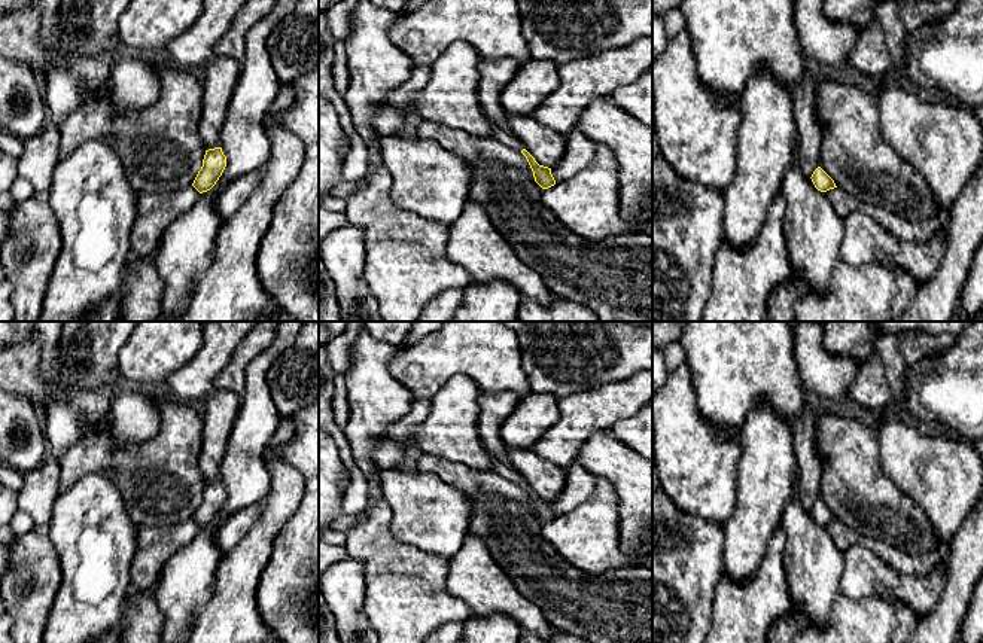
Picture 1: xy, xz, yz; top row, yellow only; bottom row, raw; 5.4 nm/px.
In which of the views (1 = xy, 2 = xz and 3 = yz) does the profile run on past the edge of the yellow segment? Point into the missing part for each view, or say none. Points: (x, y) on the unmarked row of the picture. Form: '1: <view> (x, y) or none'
1: none
2: xz (508, 472)
3: none

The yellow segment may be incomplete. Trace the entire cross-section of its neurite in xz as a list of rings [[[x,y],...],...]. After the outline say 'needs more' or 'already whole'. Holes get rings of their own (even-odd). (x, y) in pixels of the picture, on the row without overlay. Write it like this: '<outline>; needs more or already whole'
[[[494,460],[493,461],[493,470],[497,475],[500,475],[500,476],[503,476],[503,478],[506,478],[506,479],[509,479],[509,481],[512,481],[512,482],[515,482],[518,485],[521,485],[526,490],[526,493],[527,493],[532,505],[533,505],[535,515],[542,522],[548,522],[548,521],[556,518],[556,514],[554,514],[554,511],[551,508],[551,502],[539,499],[535,494],[535,491],[523,481],[523,478],[511,466],[506,466],[506,464]]]; needs more

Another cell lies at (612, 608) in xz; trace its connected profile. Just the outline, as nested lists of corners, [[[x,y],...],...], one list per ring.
[[[468,494],[468,500],[472,508],[469,534],[486,543],[515,588],[542,610],[553,628],[588,643],[652,643],[652,569],[629,566],[603,575],[582,572],[557,554],[541,534],[544,522],[518,502],[494,494]]]

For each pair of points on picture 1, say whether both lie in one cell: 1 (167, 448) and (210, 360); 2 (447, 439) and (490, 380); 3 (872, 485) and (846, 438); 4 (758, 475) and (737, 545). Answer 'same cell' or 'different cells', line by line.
1: different cells
2: different cells
3: same cell
4: same cell

